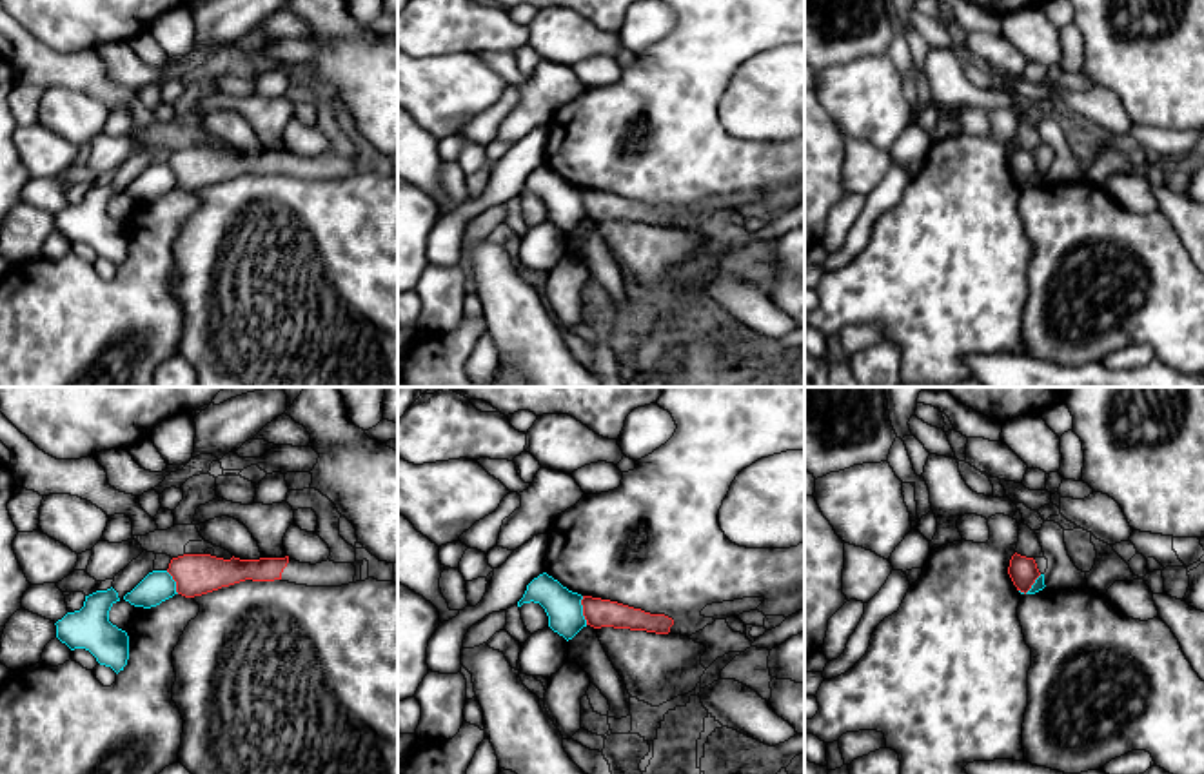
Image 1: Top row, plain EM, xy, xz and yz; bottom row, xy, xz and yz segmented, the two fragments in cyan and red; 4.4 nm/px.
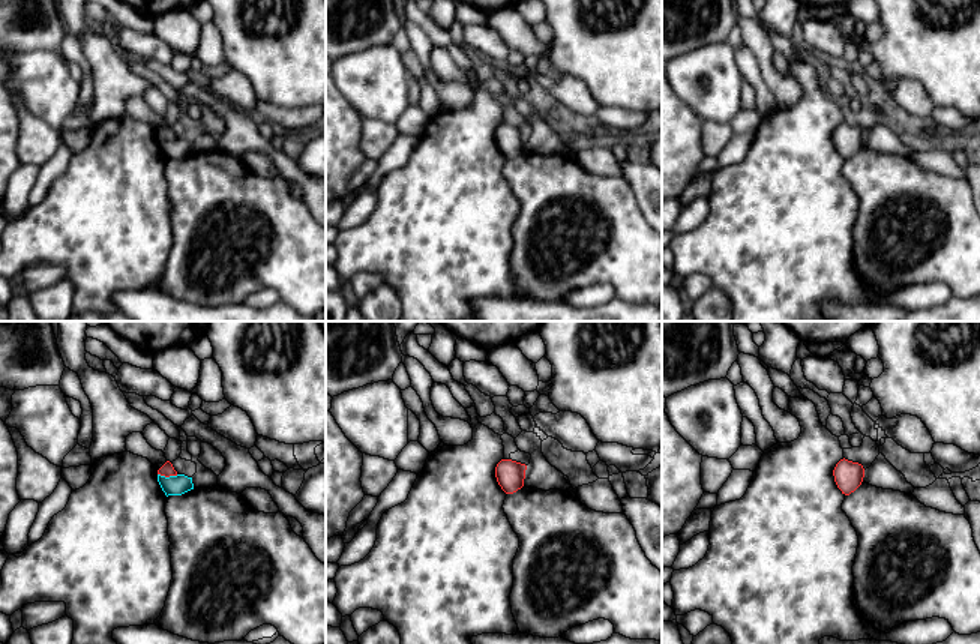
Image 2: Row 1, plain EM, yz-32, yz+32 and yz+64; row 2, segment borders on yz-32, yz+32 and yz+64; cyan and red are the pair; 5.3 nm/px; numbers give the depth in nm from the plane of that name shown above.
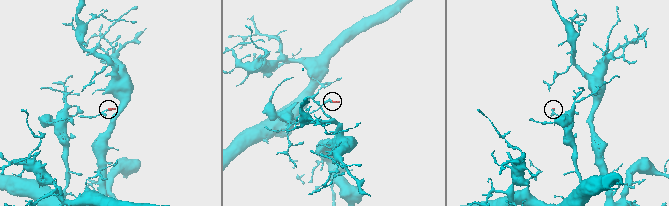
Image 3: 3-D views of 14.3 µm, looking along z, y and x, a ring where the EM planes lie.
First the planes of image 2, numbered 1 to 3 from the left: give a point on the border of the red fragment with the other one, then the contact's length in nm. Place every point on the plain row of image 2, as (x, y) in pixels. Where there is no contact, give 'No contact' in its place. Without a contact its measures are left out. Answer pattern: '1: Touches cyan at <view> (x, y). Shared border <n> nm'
1: Touches cyan at yz-32 (170, 140). Shared border 110 nm
2: No contact
3: No contact

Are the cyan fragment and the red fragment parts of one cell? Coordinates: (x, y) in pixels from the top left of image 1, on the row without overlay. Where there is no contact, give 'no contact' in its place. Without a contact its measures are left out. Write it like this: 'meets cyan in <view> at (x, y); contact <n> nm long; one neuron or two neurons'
meets cyan in xz at (582, 204); contact 130 nm long; two neurons

